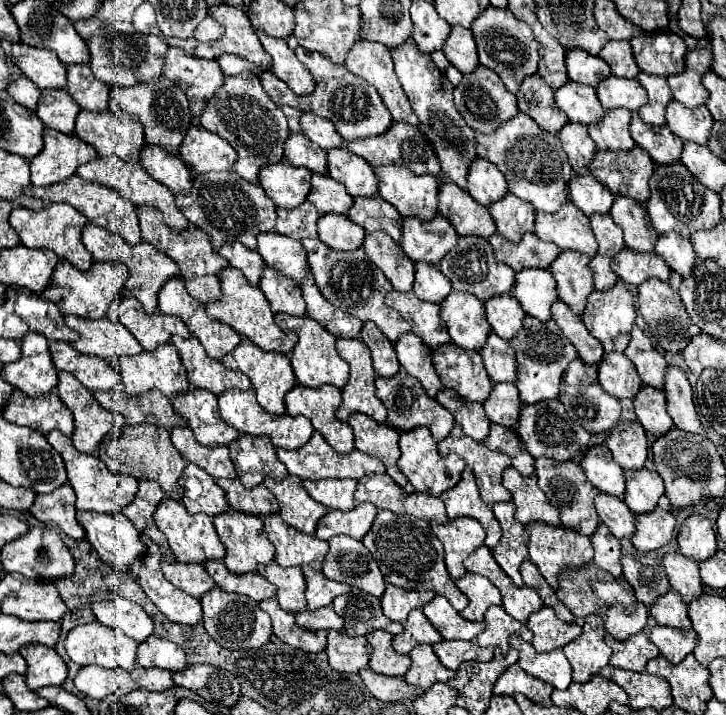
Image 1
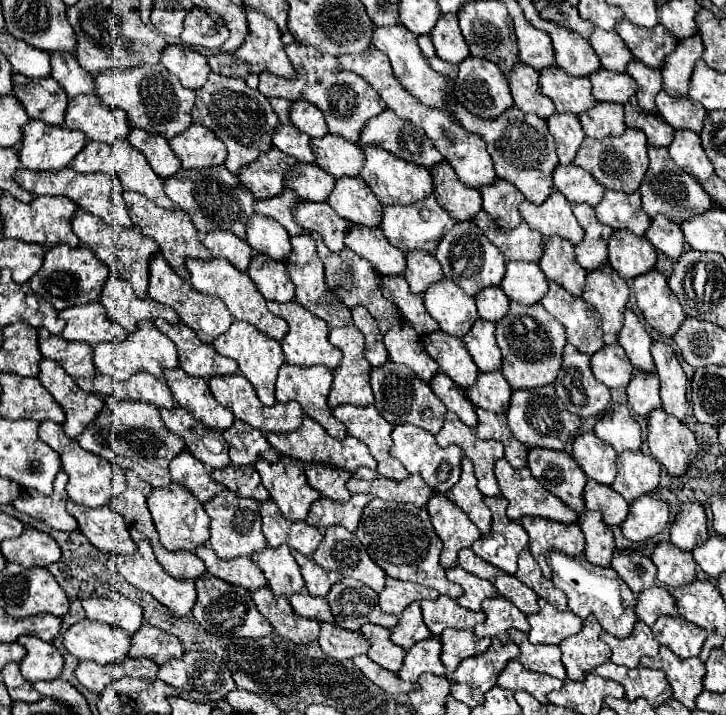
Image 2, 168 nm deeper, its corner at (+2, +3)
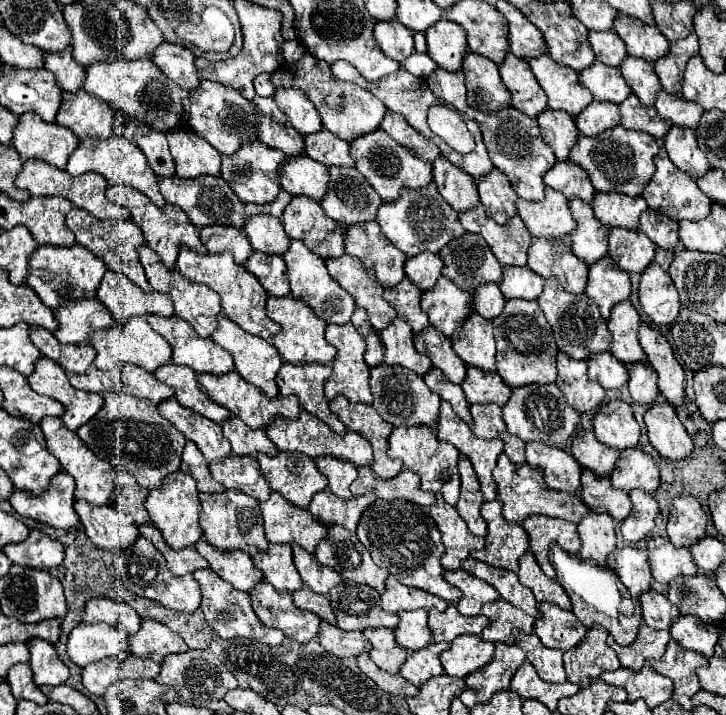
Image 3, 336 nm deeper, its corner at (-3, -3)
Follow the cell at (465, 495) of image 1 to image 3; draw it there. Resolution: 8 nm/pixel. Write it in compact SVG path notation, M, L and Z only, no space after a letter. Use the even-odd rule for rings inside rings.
M466 456L458 458L458 472L460 472L462 486L460 486L460 500L456 504L456 510L464 518L464 522L468 524L470 532L484 538L486 536L486 524L480 516L480 506L482 506L484 498L480 492L476 472L474 472L474 468Z

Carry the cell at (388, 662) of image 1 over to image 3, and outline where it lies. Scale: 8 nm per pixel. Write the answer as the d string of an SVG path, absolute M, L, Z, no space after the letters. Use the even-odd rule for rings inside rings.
M366 628L364 630L366 640L372 644L370 658L380 670L386 670L390 674L398 674L400 666L404 664L408 650L398 646L394 640L394 630L390 628Z

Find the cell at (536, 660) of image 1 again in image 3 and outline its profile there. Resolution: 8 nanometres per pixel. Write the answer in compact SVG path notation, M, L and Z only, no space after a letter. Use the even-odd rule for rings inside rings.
M524 632L516 634L516 644L526 652L526 658L534 664L538 676L544 682L552 682L552 684L566 682L560 650L546 648L536 634L524 634Z

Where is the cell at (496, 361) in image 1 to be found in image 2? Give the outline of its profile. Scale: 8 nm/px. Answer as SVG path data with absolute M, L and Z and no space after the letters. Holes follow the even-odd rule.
M477 320L473 330L463 338L469 354L473 356L479 372L495 372L501 370L501 350L495 342L495 324Z

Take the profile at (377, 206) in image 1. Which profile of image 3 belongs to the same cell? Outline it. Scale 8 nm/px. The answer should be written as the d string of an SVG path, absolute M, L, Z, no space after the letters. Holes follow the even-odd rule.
M332 166L328 172L328 192L320 200L324 214L342 226L376 220L382 198L374 192L370 182L354 166Z

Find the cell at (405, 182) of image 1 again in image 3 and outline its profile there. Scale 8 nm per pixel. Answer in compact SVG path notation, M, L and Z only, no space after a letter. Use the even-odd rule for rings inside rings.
M374 130L366 136L358 136L350 142L352 158L356 160L356 168L360 174L372 184L372 188L380 194L384 202L392 202L400 196L402 188L422 188L432 182L432 164L418 158L410 148L396 144L384 130Z

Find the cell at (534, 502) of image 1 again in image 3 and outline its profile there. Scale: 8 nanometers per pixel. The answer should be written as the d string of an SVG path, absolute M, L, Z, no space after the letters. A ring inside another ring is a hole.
M504 452L500 454L498 464L494 468L494 482L498 488L498 500L504 504L502 506L504 518L508 522L520 522L526 516L544 514L544 516L562 518L562 520L570 520L570 522L578 524L578 520L582 520L582 516L586 516L590 512L590 508L580 500L580 496L548 488L540 468L530 466L530 464L514 464L514 462L510 462L510 458Z

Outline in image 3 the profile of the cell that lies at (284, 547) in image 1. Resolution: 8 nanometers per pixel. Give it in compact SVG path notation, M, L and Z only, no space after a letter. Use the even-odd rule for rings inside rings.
M272 492L272 496L266 502L260 502L260 510L262 510L264 530L266 530L266 540L268 542L274 542L274 544L300 544L306 552L314 552L316 544L322 538L326 538L328 530L320 520L316 520L308 510L290 504L278 492Z

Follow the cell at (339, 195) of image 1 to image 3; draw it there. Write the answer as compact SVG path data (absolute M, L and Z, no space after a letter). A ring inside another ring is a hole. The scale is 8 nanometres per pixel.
M308 156L288 158L280 168L280 186L292 196L310 196L320 200L326 194L328 168Z

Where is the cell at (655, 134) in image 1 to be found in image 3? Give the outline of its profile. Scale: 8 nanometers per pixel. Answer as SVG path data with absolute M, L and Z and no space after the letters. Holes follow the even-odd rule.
M630 94L620 106L620 124L628 130L642 130L662 140L670 130L670 122L662 120L654 106L644 106L634 94Z

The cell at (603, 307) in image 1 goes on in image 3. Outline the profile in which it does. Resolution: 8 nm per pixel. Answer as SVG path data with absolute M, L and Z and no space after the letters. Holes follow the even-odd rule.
M610 256L600 258L590 266L586 294L598 304L604 320L610 316L610 308L630 296L630 276Z

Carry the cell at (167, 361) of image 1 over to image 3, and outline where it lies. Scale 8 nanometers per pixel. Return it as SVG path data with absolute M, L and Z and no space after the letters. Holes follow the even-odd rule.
M134 316L124 324L114 324L108 330L92 332L90 344L96 350L94 366L98 370L112 370L118 364L136 364L148 372L154 372L158 366L164 366L166 362L170 362L170 344L158 332L154 332L150 324L140 316Z

